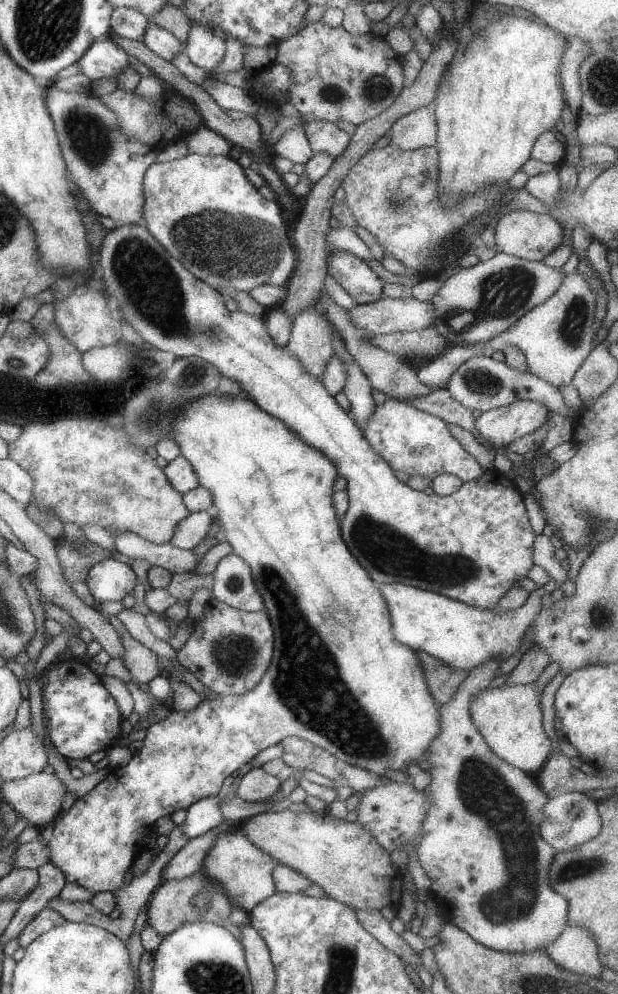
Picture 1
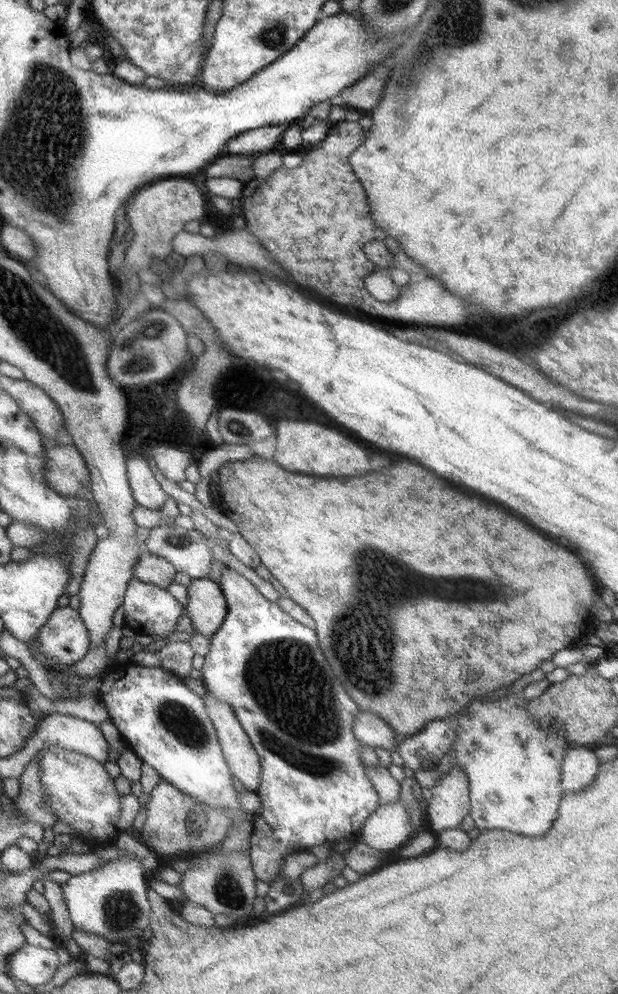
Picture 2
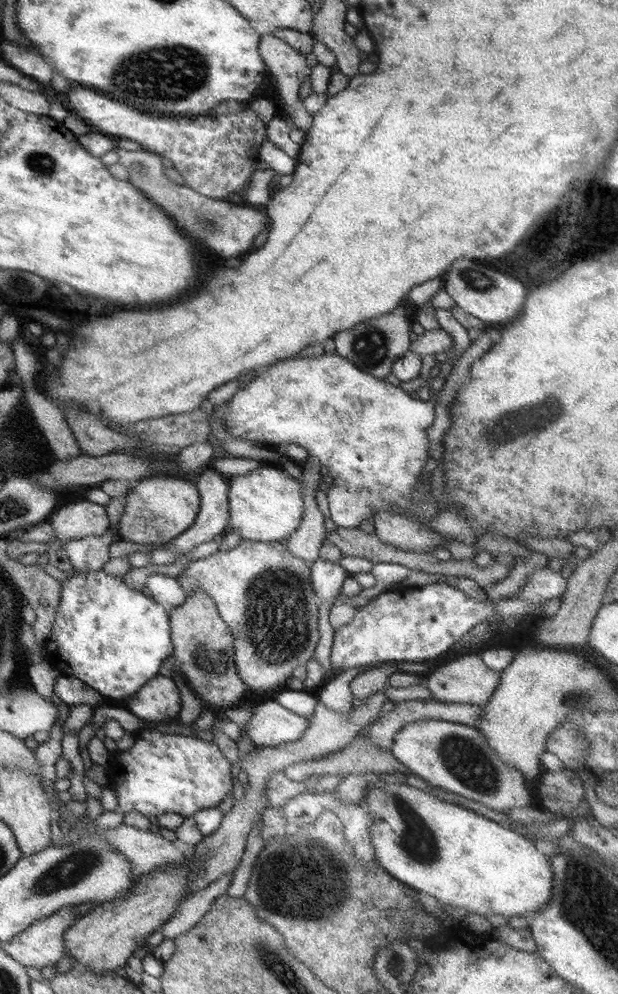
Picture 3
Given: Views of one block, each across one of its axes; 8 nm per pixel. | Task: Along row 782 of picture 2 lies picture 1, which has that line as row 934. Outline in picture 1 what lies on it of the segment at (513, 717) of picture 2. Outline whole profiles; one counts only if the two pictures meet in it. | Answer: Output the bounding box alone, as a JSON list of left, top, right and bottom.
[416,659,568,953]

